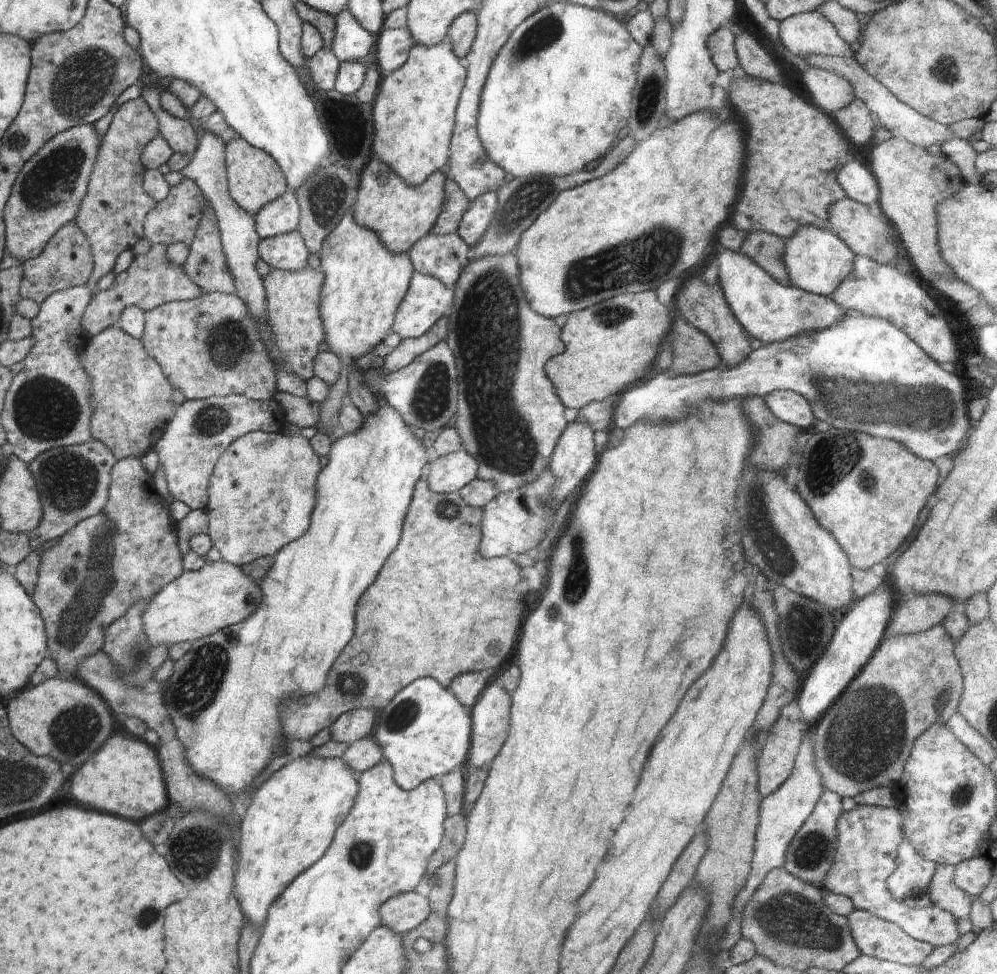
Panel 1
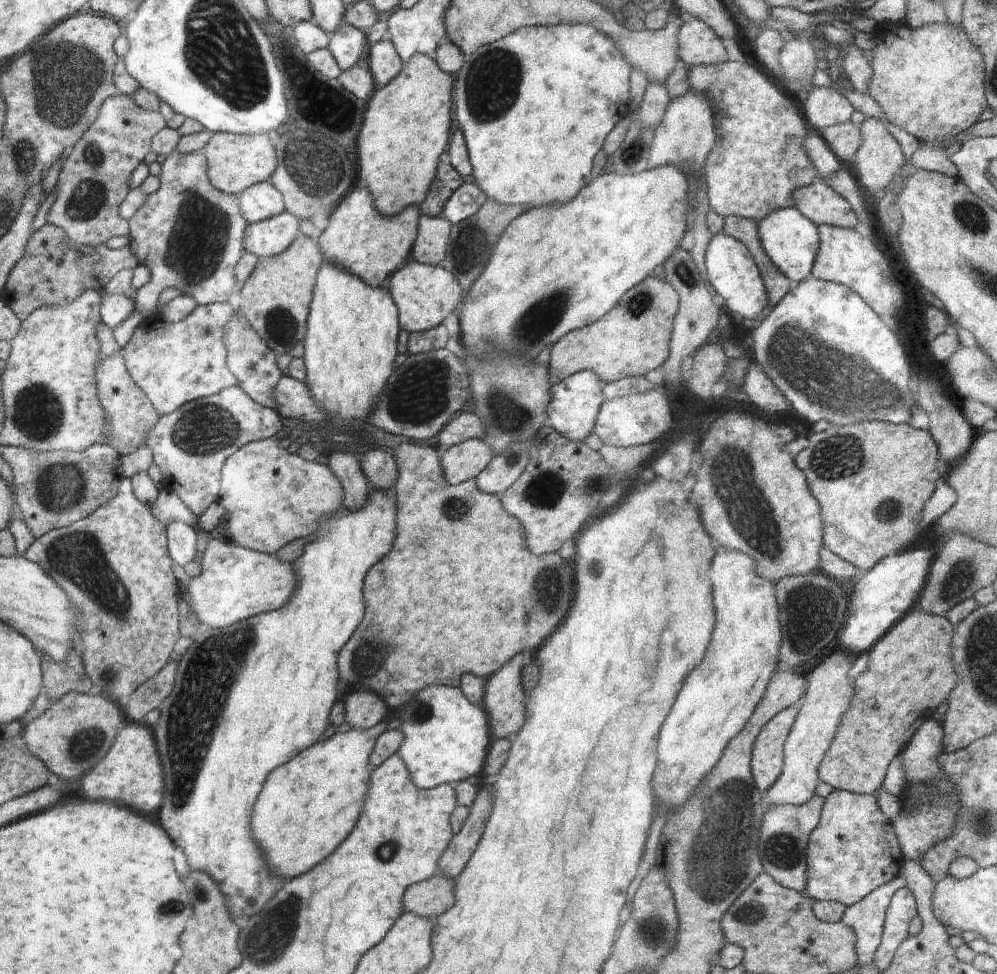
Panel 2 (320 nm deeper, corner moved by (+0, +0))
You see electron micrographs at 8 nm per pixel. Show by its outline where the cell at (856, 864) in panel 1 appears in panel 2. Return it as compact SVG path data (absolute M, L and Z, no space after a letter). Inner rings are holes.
M833 789L824 799L818 826L810 833L807 845L807 885L804 893L812 903L838 901L845 907L856 904L875 888L898 875L906 861L895 828L880 810L875 796L840 789Z

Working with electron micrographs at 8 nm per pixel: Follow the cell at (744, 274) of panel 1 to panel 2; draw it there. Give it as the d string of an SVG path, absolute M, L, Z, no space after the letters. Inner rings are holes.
M722 231L711 235L705 253L705 265L706 276L714 286L725 311L734 311L742 318L752 320L764 308L770 306L758 266L756 266L750 251L745 244L742 244L742 241L728 236Z

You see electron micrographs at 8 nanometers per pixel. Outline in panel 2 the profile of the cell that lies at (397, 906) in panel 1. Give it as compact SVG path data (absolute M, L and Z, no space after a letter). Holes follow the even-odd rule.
M434 875L428 880L417 882L406 890L403 908L427 919L437 918L455 903L455 881Z

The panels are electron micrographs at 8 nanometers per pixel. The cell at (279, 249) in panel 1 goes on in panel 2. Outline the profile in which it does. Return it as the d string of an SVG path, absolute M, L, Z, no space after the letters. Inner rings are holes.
M284 210L279 215L248 223L245 250L259 259L280 255L288 250L299 232L299 220Z

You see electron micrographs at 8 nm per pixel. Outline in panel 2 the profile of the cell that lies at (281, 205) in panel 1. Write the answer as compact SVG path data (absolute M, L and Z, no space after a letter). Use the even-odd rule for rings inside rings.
M269 180L245 188L239 196L248 223L279 215L285 210L283 194Z

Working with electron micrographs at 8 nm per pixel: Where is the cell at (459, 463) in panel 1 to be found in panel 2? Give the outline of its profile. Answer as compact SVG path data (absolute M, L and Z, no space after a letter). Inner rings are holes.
M468 439L440 450L446 480L451 485L475 479L493 460L494 450L483 439Z

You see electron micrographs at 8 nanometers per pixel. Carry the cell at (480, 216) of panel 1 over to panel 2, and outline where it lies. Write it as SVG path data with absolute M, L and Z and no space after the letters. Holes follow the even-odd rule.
M462 183L446 201L440 216L448 219L453 226L472 216L485 200L485 192L476 183Z

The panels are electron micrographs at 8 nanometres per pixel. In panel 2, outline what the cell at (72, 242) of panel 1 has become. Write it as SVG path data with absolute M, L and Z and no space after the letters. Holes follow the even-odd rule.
M46 223L38 231L33 232L25 248L24 256L9 272L9 280L5 284L5 294L2 302L6 303L18 320L23 321L30 313L40 307L64 307L74 302L86 289L92 289L104 295L109 280L122 269L135 269L139 262L129 246L111 249L106 243L91 247L72 242L60 227Z

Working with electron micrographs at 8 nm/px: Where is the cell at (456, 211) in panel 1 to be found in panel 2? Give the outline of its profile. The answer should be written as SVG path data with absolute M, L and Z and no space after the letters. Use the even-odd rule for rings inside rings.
M447 159L440 162L438 172L427 190L426 198L419 205L421 214L429 217L440 216L446 201L462 183L462 175Z

